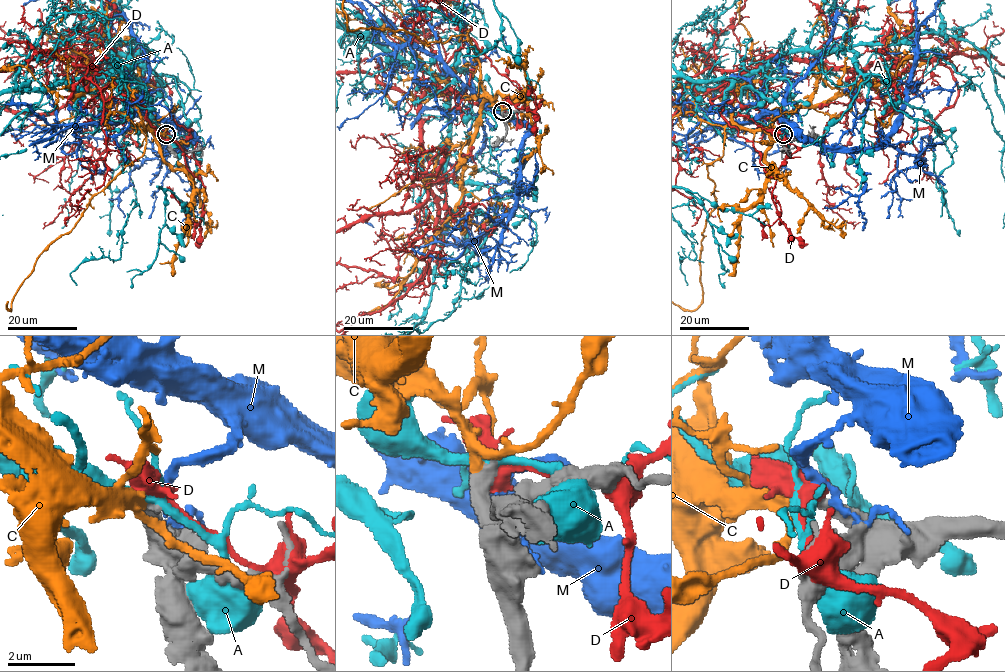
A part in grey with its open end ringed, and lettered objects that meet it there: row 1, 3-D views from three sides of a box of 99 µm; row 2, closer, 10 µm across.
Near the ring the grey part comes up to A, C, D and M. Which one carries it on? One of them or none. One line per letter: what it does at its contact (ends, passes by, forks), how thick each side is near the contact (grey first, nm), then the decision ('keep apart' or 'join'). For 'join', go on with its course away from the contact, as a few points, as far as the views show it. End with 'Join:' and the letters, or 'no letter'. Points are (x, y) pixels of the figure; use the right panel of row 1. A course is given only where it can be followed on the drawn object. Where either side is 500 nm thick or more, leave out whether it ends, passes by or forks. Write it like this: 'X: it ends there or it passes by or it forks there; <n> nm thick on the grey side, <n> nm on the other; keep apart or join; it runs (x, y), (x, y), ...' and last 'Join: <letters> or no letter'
A: it forks there; 440 nm thick on the grey side, 240 nm on the other; keep apart
C: 500 nm thick on the grey side, 240 nm on the other; join
D: 500 nm thick on the grey side, 440 nm on the other; keep apart
M: it passes by; 480 nm thick on the grey side, 130 nm on the other; keep apart
Join: C

